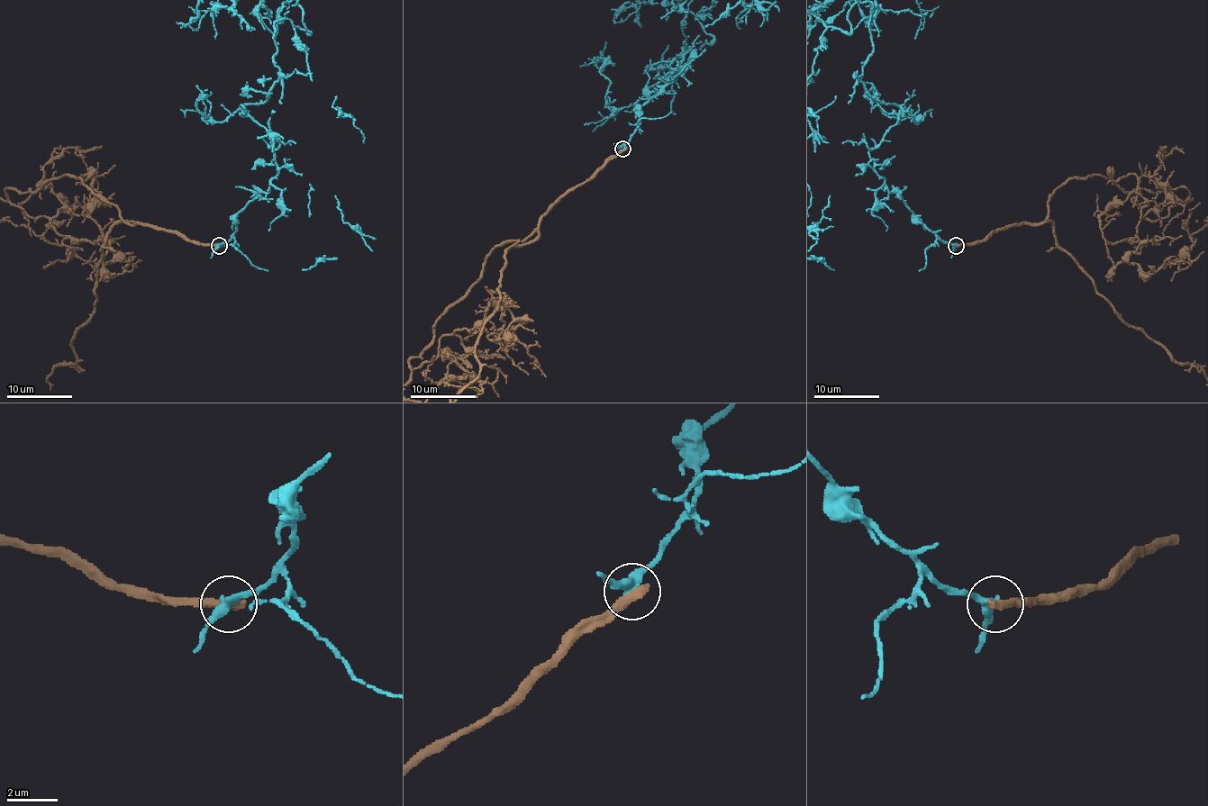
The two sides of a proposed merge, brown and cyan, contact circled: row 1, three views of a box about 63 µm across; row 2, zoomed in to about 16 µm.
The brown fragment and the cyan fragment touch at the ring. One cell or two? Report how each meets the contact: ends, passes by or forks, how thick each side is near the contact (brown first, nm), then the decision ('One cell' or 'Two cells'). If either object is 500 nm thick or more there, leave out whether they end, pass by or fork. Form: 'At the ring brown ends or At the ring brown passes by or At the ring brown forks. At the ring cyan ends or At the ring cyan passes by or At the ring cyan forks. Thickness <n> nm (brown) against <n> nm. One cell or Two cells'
At the ring brown ends. At the ring cyan passes by. Thickness 420 nm (brown) against 340 nm. Two cells

